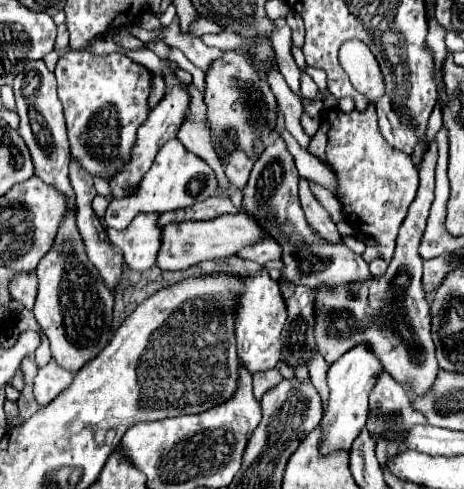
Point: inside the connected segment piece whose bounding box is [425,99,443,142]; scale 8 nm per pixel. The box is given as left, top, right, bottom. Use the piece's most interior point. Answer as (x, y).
(435, 122)

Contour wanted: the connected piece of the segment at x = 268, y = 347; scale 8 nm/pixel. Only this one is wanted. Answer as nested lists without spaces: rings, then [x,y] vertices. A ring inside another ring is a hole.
[[[262,269],[256,275],[246,279],[246,289],[242,291],[238,317],[236,317],[236,341],[238,341],[238,357],[248,365],[250,371],[266,371],[276,367],[280,361],[280,331],[286,321],[286,303],[282,299],[280,287],[270,279],[268,271]]]

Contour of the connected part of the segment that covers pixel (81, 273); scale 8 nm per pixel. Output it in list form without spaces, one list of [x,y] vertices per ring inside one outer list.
[[[72,215],[62,223],[62,231],[58,231],[50,253],[38,263],[36,275],[38,297],[34,317],[50,341],[54,361],[70,373],[78,373],[110,341],[114,293],[104,285],[94,265],[90,265]]]

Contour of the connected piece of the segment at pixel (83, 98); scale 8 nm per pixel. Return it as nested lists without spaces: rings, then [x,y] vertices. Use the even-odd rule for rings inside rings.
[[[68,51],[58,59],[54,73],[58,79],[58,97],[64,105],[64,117],[74,161],[82,171],[92,177],[102,177],[104,181],[114,179],[130,163],[132,149],[136,145],[136,131],[150,115],[148,97],[152,73],[144,65],[130,61],[130,57],[122,53],[94,55],[90,51]]]

